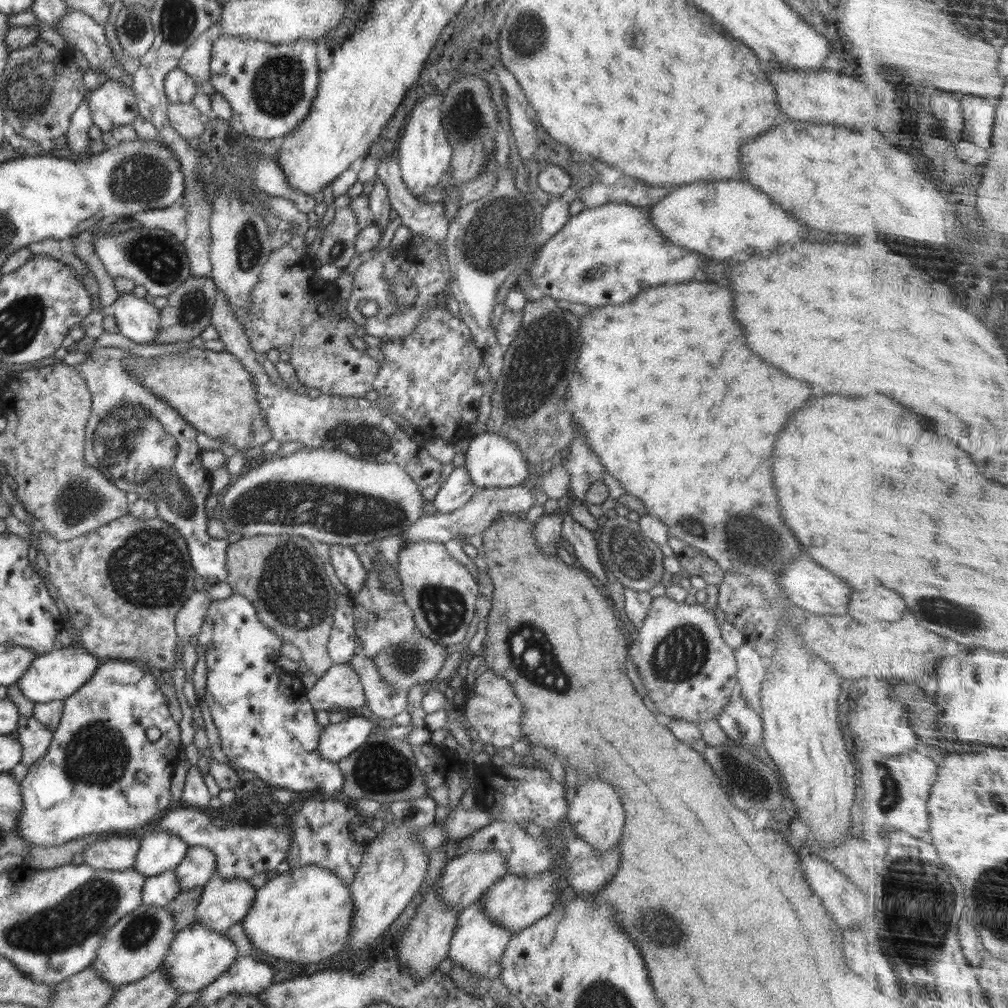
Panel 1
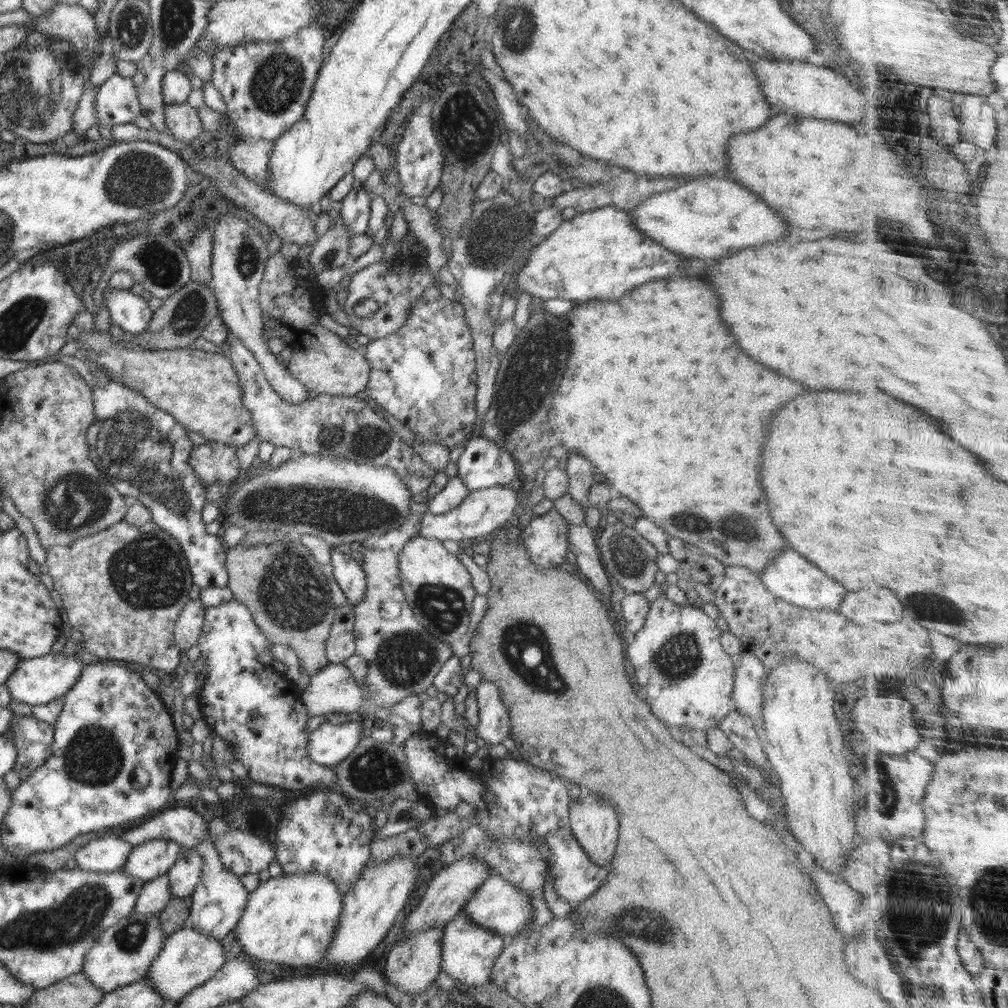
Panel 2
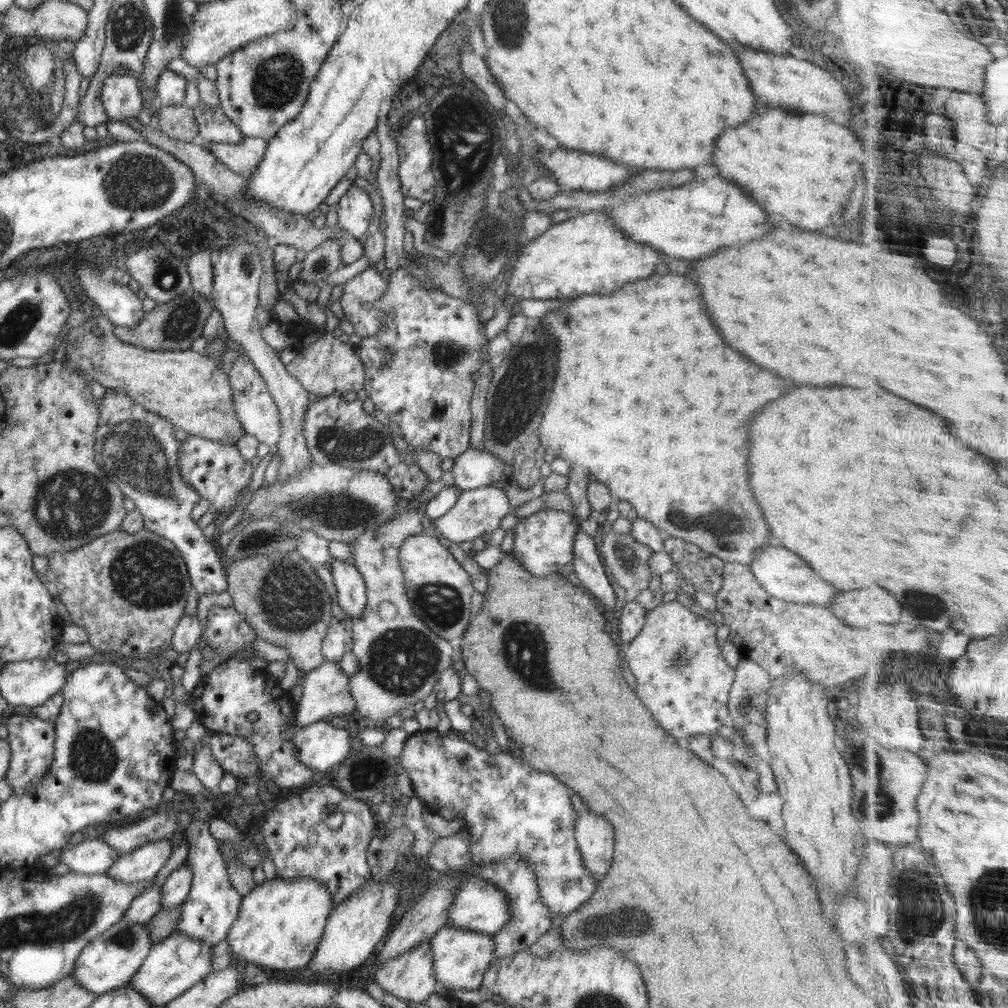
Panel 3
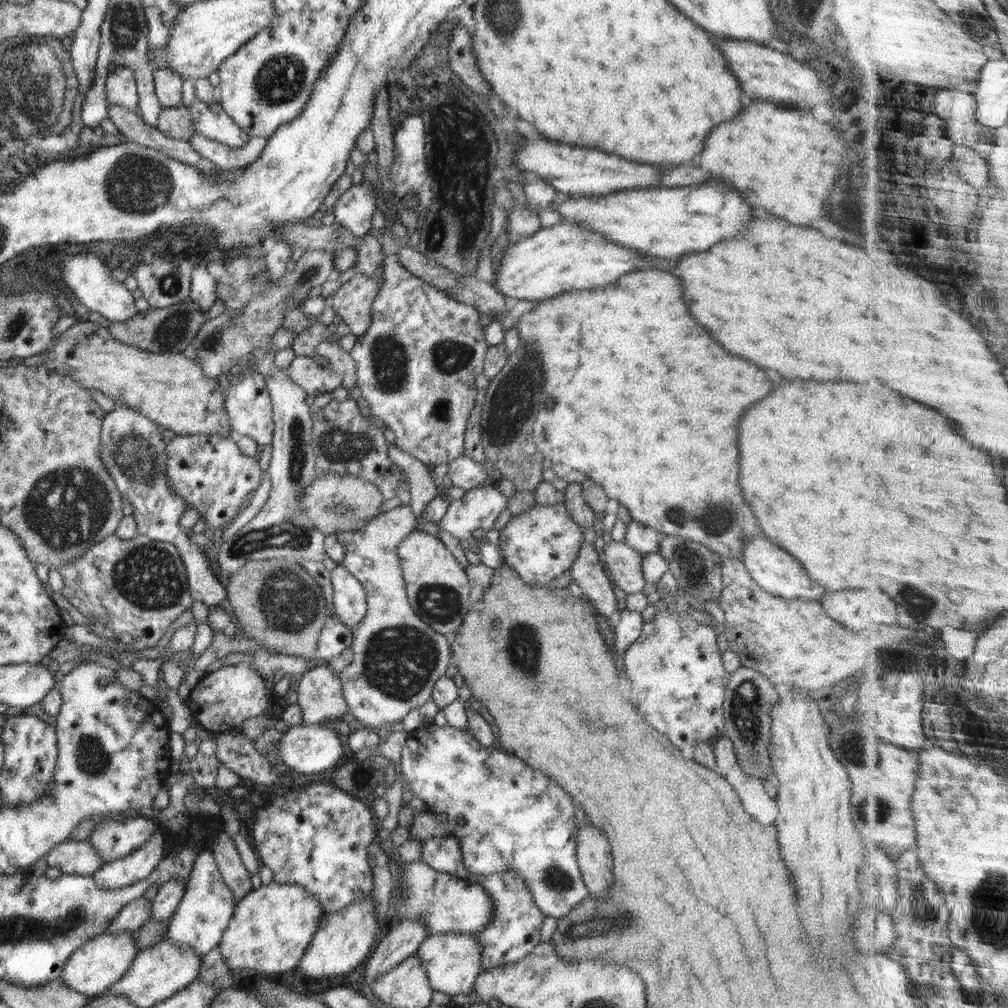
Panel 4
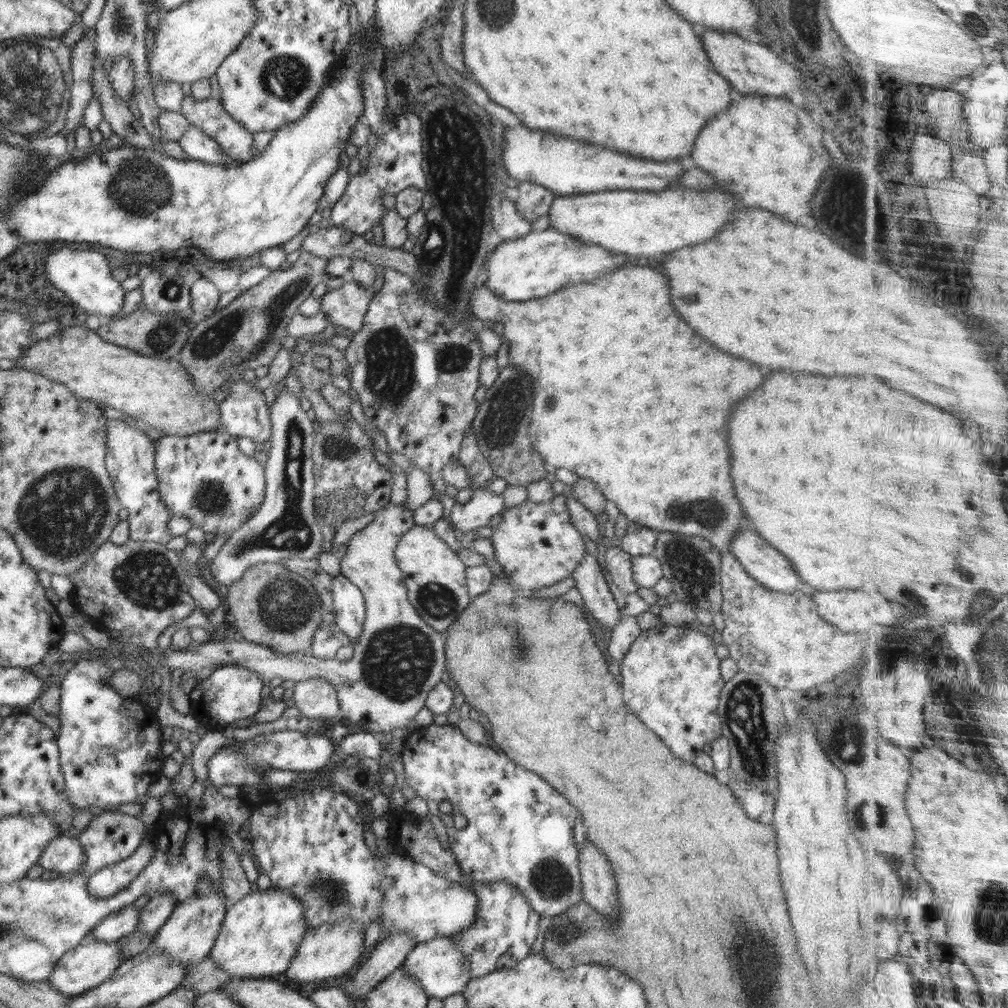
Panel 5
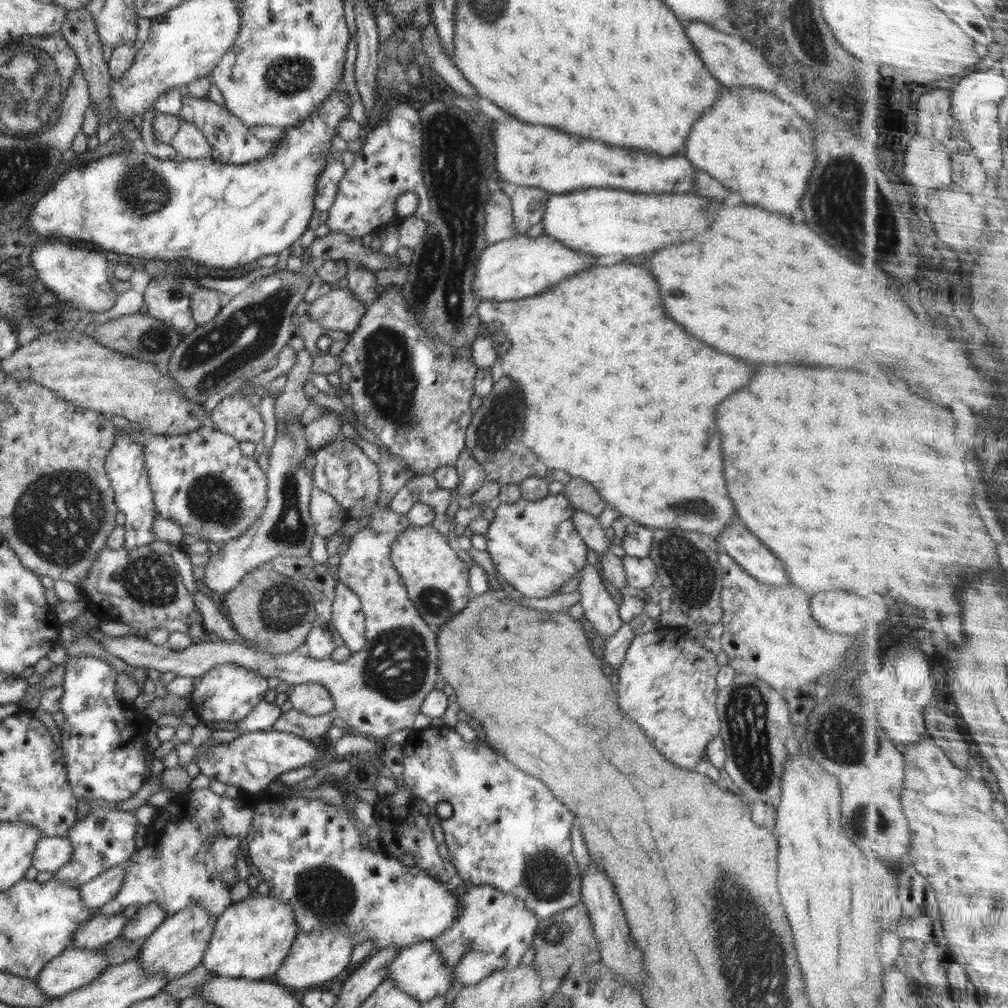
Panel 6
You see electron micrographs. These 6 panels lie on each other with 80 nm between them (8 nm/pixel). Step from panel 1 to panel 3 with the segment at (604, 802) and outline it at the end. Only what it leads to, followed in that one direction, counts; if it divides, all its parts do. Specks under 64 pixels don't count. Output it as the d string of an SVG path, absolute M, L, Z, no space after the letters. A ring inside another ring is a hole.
M578 810L575 839L584 866L598 882L606 877L613 862L614 832L612 826L592 810Z

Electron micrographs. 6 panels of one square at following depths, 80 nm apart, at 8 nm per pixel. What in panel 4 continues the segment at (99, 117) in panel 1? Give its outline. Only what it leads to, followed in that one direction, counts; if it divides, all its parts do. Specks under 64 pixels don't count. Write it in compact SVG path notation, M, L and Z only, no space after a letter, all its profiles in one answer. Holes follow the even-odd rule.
M116 65L105 82L105 96L108 105L118 105L135 112L138 95L133 72L127 67Z

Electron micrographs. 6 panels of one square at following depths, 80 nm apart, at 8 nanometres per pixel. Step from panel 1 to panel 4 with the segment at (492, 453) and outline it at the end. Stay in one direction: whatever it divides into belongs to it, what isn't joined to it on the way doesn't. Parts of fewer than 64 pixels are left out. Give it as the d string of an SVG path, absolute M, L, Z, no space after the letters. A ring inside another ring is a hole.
M462 455L448 464L447 475L452 480L454 486L470 490L482 484L488 476L492 475L494 468L480 465L466 455Z

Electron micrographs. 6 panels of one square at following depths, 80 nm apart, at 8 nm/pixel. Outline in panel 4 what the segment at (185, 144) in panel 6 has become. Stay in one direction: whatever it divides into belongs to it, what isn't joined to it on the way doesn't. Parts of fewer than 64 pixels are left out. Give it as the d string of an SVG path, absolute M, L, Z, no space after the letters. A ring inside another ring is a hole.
M196 131L188 141L200 156L207 158L224 171L239 171L246 168L261 155L267 143L267 139L264 137L249 137L242 148L230 148L220 142L210 140Z

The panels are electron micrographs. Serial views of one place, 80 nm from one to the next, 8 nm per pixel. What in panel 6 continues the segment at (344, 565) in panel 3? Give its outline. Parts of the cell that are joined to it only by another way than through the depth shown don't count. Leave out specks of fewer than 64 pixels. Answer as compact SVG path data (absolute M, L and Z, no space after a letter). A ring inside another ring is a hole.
M339 581L335 583L335 593L335 599L330 606L331 627L352 653L358 652L364 648L367 641L360 597Z

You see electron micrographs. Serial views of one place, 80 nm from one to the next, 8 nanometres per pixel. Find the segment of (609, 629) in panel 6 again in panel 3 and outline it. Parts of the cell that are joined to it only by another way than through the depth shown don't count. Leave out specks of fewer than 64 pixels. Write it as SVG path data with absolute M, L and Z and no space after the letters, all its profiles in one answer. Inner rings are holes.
M578 528L576 534L573 540L573 571L578 576L581 586L605 612L612 613L616 604L616 594L606 577L594 539L585 534L581 528Z

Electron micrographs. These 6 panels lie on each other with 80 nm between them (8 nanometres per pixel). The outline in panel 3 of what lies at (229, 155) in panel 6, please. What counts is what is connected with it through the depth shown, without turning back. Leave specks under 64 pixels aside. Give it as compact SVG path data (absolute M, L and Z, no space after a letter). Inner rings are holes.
M201 102L193 108L193 115L199 130L199 141L238 144L244 137L219 106Z

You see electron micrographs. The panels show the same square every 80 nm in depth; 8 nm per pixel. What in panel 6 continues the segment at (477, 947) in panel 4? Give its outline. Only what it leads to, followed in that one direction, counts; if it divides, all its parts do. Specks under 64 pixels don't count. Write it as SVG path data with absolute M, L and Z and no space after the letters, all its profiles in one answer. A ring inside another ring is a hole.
M431 941L402 947L397 952L396 958L387 966L386 979L388 978L393 980L393 983L402 992L410 994L410 997L418 999L420 1003L432 998L445 997L450 986L456 984L453 972L449 970L437 946Z

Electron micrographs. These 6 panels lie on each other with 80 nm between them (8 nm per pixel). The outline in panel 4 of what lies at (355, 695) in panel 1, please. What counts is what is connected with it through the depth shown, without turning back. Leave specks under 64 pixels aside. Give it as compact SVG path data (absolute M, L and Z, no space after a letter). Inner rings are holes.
M328 662L303 674L297 682L297 703L303 716L303 725L336 719L348 712L341 680Z

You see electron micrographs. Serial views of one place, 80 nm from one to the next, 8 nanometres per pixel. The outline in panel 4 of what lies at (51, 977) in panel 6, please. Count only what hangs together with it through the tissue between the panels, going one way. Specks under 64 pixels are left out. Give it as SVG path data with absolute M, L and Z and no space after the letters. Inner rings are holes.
M122 932L112 934L100 934L85 944L80 945L65 962L61 972L61 982L68 988L86 996L100 996L105 994L108 987L111 987L131 967L133 958L140 952L141 948L134 941L136 932Z

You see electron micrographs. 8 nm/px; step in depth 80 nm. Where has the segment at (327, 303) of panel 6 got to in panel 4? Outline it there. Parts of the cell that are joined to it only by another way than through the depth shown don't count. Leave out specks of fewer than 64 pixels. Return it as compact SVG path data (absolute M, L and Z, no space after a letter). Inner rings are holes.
M356 273L331 294L332 308L354 335L364 334L372 322L372 301L380 292L379 276Z

